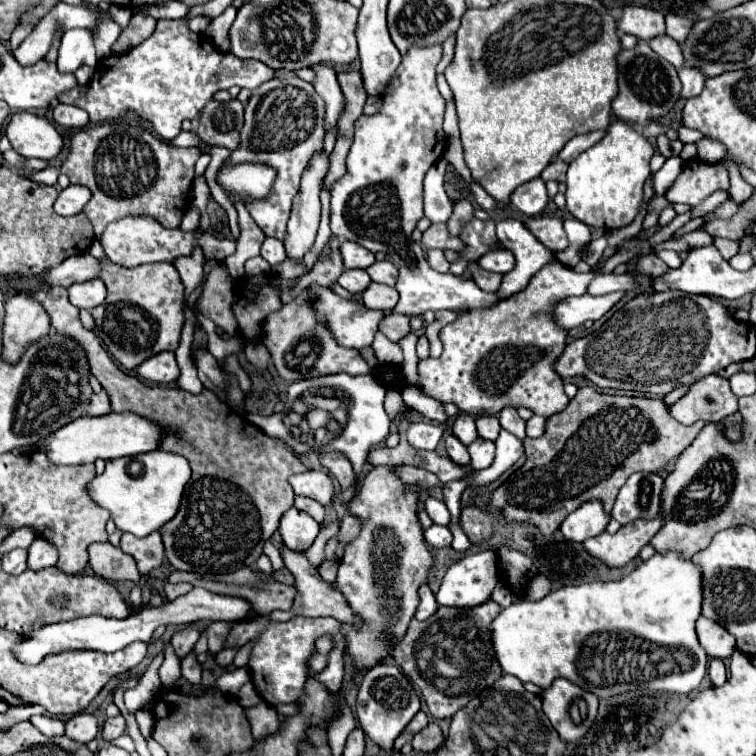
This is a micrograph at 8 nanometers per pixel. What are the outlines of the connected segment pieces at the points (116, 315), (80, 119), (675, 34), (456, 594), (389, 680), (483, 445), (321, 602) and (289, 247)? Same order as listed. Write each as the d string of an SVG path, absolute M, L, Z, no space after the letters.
M101 257L99 265L99 277L107 285L107 297L91 315L105 349L127 371L137 369L139 363L161 351L175 351L185 325L185 285L173 263L147 263L127 269Z
M59 103L53 109L53 119L59 125L71 127L71 129L81 129L81 127L85 127L89 123L87 111L83 111L81 107L75 107L75 105L65 105L65 103Z
M669 13L669 15L665 15L665 27L667 27L667 35L669 37L673 37L679 43L683 43L687 39L691 27L693 27L693 21L687 19L687 17L679 17L679 15Z
M481 551L453 563L439 587L437 603L445 607L475 607L487 603L497 585L495 553Z
M377 665L367 675L363 675L363 683L357 693L357 717L361 729L383 749L391 751L393 741L407 727L407 723L419 711L419 697L411 685L411 681L403 675L397 665Z
M477 437L467 449L471 455L471 467L475 471L487 469L495 459L495 443L493 441L485 441L485 439Z
M287 547L281 549L281 559L285 563L285 567L291 571L291 575L295 577L295 589L297 589L297 595L295 595L295 603L293 603L293 609L291 611L273 611L269 617L273 621L289 621L293 617L335 617L337 621L341 623L353 623L353 619L357 619L353 615L353 611L347 607L347 603L343 601L343 595L339 591L335 591L331 587L331 583L323 581L321 575L317 573L317 569L313 569L307 561L307 557L303 553L295 553Z
M323 153L315 155L309 163L307 171L301 179L301 189L293 199L291 217L287 223L287 237L285 237L285 251L287 257L295 263L301 263L305 253L315 243L315 235L319 229L319 215L321 215L321 201L319 201L319 185L325 179L329 169L329 157Z

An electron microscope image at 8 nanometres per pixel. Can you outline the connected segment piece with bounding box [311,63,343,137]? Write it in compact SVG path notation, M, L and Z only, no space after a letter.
M327 63L315 65L313 71L315 71L315 81L311 85L325 101L325 129L337 137L339 135L337 121L339 115L343 113L343 93L337 81L337 71L333 65Z

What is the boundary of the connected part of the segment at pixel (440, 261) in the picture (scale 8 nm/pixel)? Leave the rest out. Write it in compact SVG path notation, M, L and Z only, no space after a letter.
M439 249L427 251L427 261L429 261L429 265L431 265L435 271L439 271L439 273L447 273L447 271L449 271L449 261L445 259L445 253L439 251Z

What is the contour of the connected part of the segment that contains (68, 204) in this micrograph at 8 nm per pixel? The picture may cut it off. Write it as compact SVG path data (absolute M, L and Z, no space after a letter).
M69 185L67 189L63 189L55 201L55 213L57 215L75 215L81 213L81 209L87 205L87 201L91 199L91 191L83 185Z

